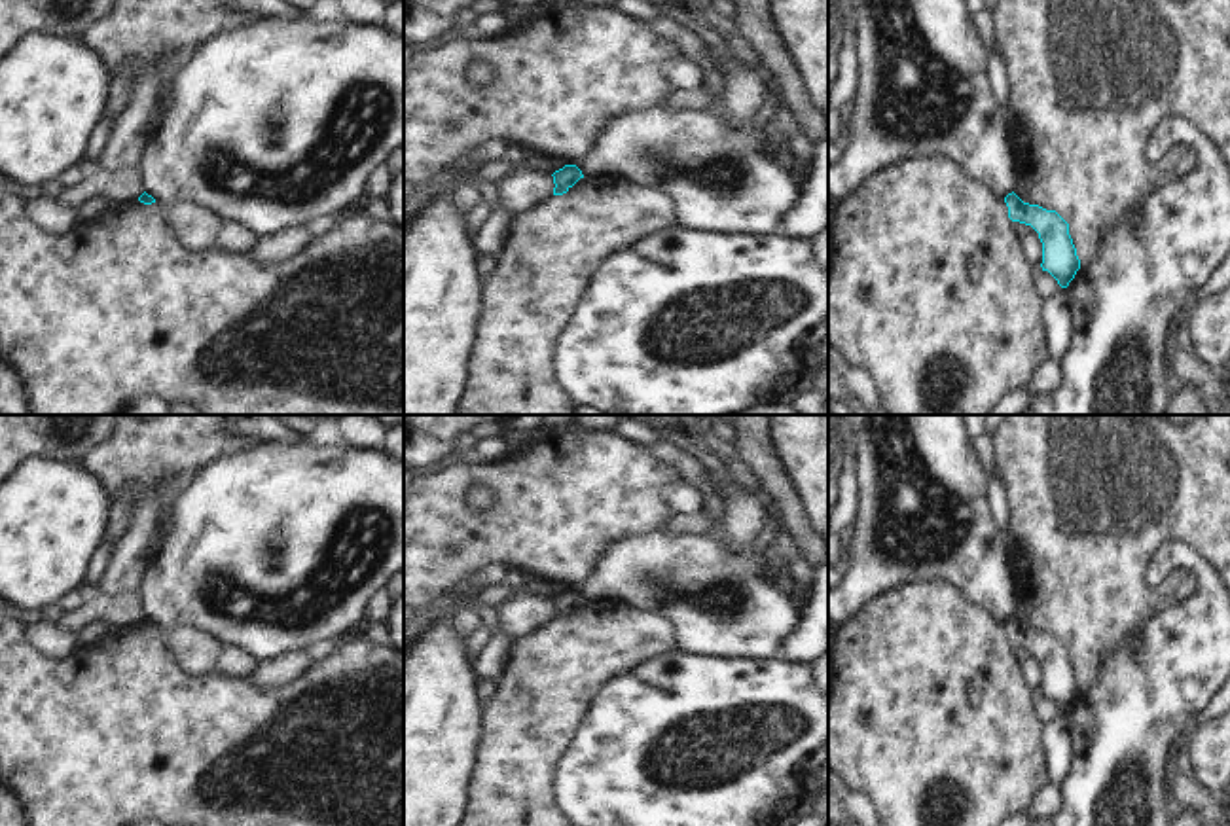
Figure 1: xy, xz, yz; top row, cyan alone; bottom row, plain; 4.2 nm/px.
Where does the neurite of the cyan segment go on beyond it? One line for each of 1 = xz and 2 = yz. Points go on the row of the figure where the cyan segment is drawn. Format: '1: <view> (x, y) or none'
1: none
2: none

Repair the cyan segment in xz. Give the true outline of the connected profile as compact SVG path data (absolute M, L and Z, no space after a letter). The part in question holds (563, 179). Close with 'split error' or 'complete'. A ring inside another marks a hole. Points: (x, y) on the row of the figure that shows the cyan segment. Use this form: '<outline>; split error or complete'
M565 165L563 169L555 171L553 174L553 195L567 193L580 178L584 178L582 171L576 165Z; complete

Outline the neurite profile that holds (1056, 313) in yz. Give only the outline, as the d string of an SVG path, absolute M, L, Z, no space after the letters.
M1067 288L1059 290L1052 297L1046 297L1042 305L1042 318L1046 326L1046 345L1050 358L1061 358L1071 341L1071 311L1067 303Z

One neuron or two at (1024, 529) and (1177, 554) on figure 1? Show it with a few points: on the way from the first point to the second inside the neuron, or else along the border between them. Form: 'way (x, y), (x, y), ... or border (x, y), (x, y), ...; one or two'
border (1200, 554), (1166, 540), (1149, 565), (1151, 590); two

